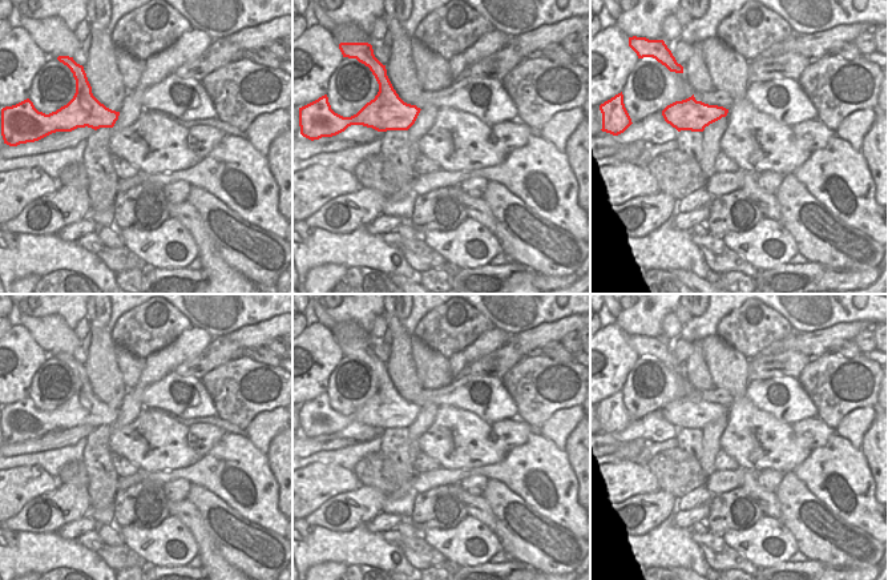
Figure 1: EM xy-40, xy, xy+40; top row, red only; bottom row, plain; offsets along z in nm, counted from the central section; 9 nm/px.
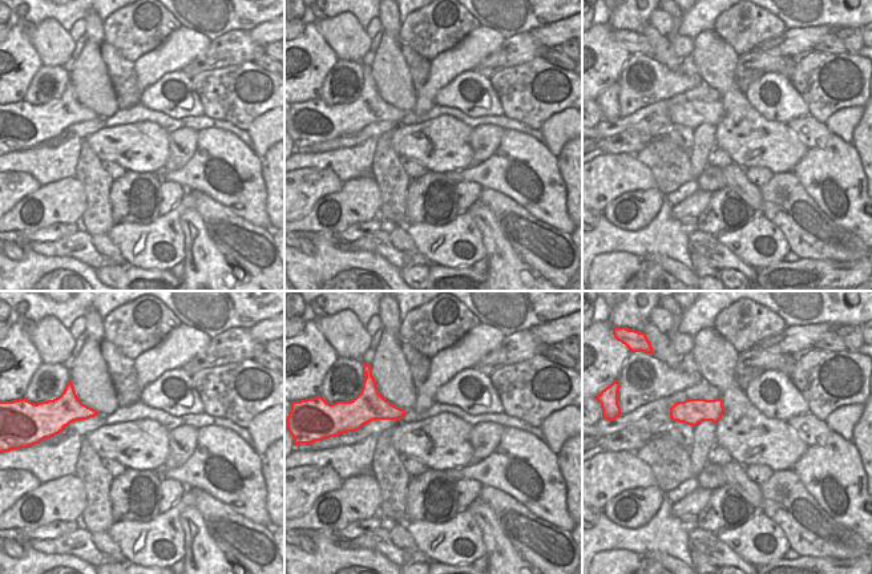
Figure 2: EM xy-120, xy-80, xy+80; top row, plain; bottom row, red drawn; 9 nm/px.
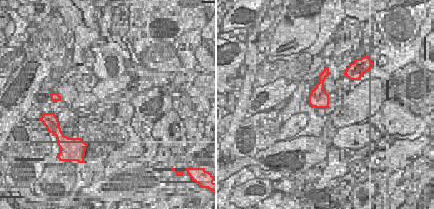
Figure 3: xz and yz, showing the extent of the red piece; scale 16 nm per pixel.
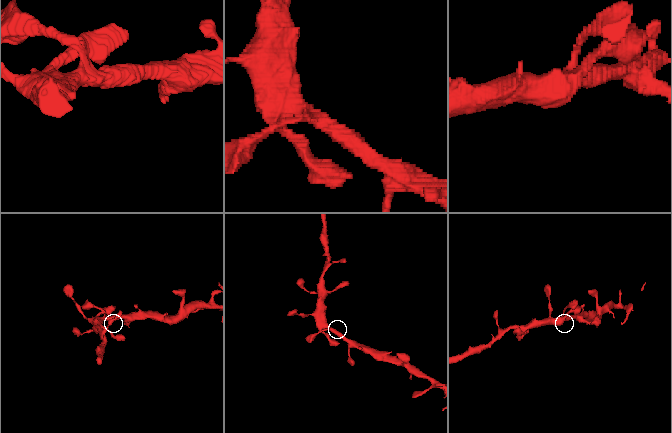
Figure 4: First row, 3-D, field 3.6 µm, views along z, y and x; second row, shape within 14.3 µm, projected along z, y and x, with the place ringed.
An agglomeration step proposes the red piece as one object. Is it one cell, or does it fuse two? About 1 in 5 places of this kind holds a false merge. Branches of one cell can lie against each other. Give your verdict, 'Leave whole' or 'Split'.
Leave whole.

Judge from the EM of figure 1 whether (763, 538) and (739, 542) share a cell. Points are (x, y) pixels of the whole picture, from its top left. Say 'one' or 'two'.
one

